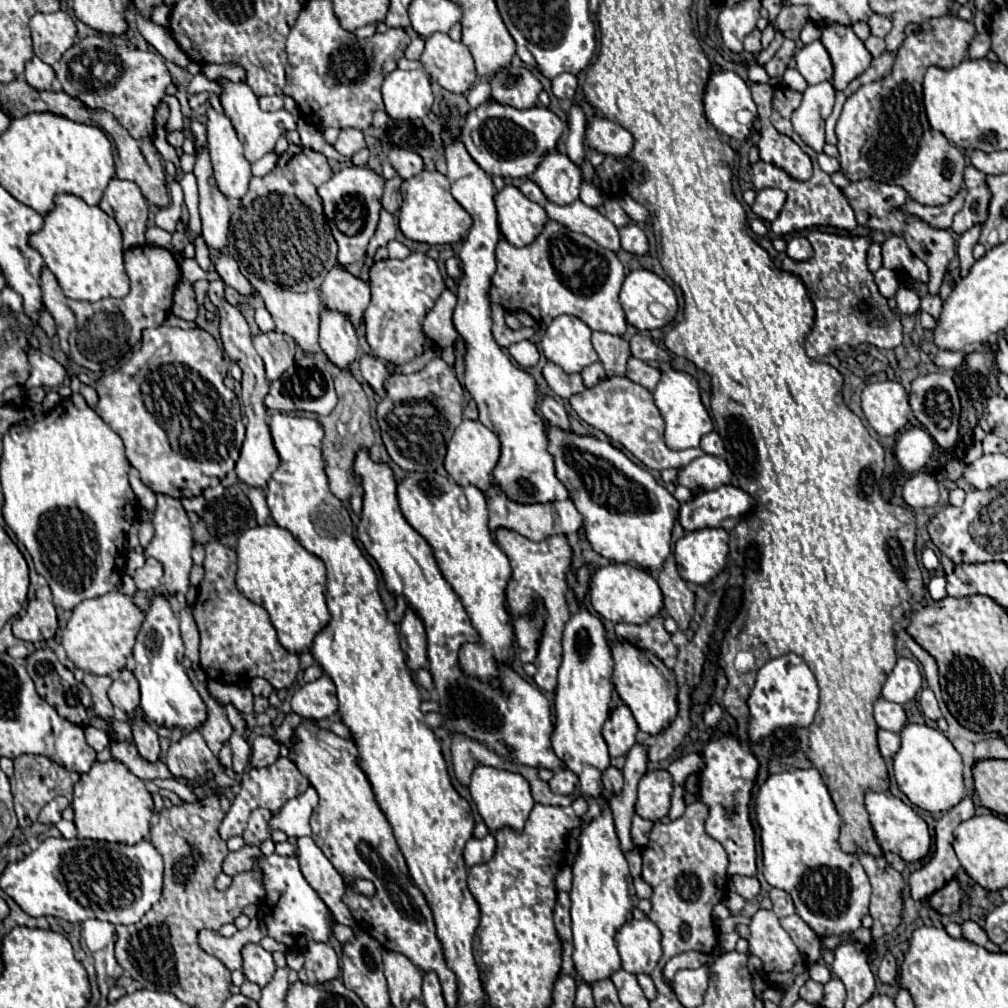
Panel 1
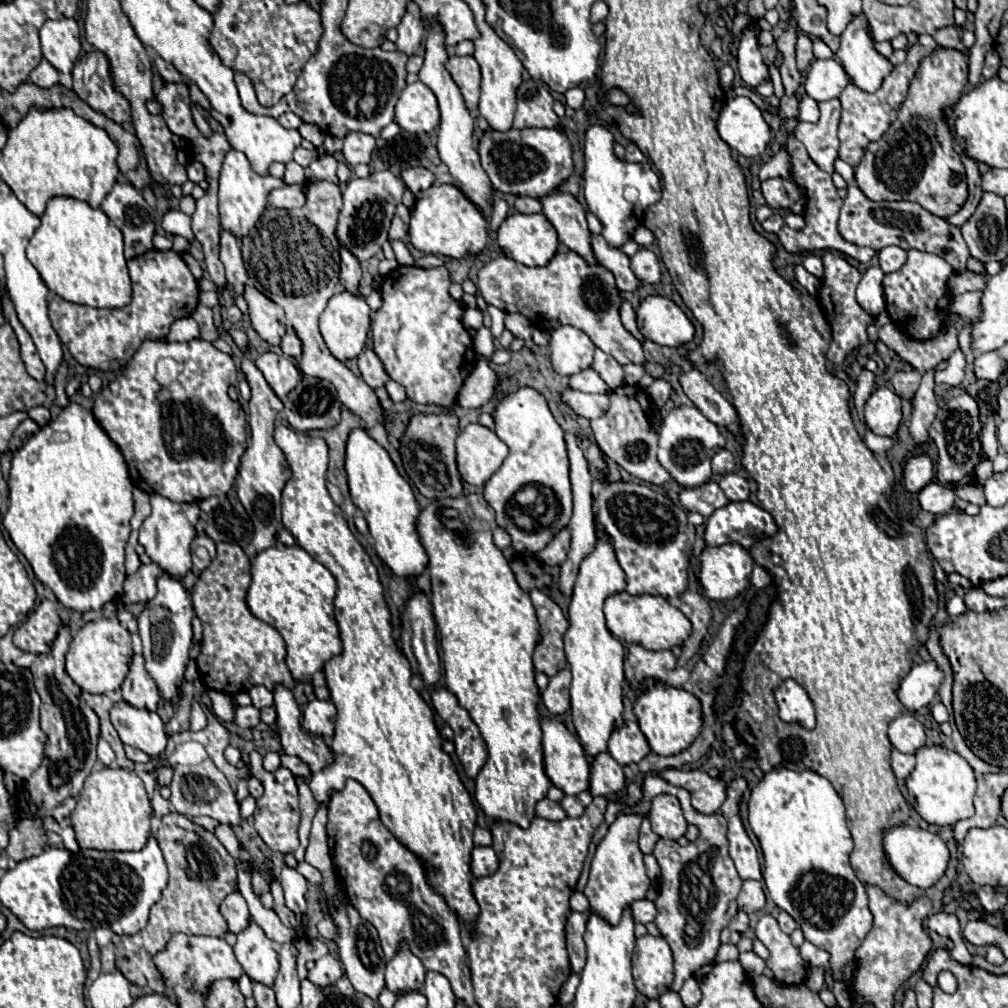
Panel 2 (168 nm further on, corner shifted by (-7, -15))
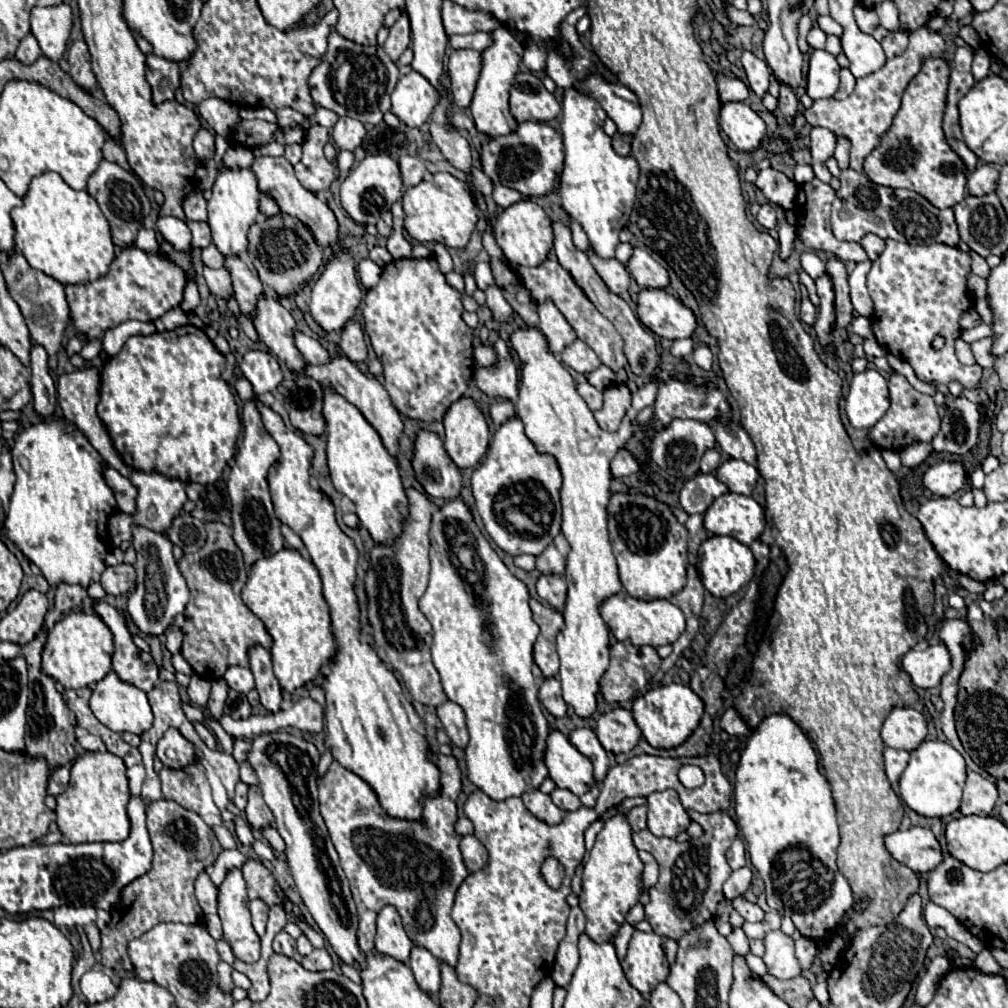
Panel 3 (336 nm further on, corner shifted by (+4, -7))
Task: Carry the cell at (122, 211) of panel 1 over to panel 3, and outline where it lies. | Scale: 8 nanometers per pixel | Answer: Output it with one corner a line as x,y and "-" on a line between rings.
103,160
103,162
99,164
99,168
95,170
95,174
89,178
89,182
87,182
87,192
97,200
101,212
103,212
105,218
109,220
113,244
119,246
119,248
131,246
131,244
135,242
137,230
139,230
141,224
143,224
145,210
149,208
149,200
147,200
147,196
145,196
145,192
143,192
143,186
139,184
139,180
137,180
131,172
123,170
119,164

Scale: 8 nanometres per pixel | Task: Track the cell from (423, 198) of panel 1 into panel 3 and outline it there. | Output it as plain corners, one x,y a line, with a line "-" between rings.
435,174
431,180
423,180
403,194
405,230
413,240
439,242
447,248
465,248
471,240
475,224
479,220
479,208
467,182
451,174

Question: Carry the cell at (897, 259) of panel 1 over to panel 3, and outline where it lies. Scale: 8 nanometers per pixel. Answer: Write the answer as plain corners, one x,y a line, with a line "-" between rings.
867,234
867,236
861,240
861,246
863,246
863,250
867,252
869,260
877,260
879,254
883,252
883,248
885,248
885,240
881,240
881,238
875,236
875,234

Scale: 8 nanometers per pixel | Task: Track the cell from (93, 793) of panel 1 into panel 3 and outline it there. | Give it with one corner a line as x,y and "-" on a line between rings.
87,752
79,756
71,768
71,782
63,794
57,796
57,826
71,844
81,842
121,842
129,836
131,820
127,816
127,800
131,798
125,762
111,752

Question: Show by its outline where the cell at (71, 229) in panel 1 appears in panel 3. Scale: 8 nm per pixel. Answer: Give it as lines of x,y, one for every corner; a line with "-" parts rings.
45,172
41,176
35,176
31,180
27,196
23,198
23,206
13,208
11,218
15,224
15,246
21,250
21,254
25,256
25,260
29,262
31,268
41,270
43,274
59,280
63,286
87,284
87,282
95,282
95,280
107,276
111,262
115,258
115,246
111,240
109,224
107,224
103,212
99,210
97,202
85,190
77,192
77,190
69,188
59,174

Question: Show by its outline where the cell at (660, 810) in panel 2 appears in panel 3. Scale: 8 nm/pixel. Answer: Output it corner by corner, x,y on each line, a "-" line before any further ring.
675,790
653,792
647,796
647,828
655,836
675,838
689,826
689,816

